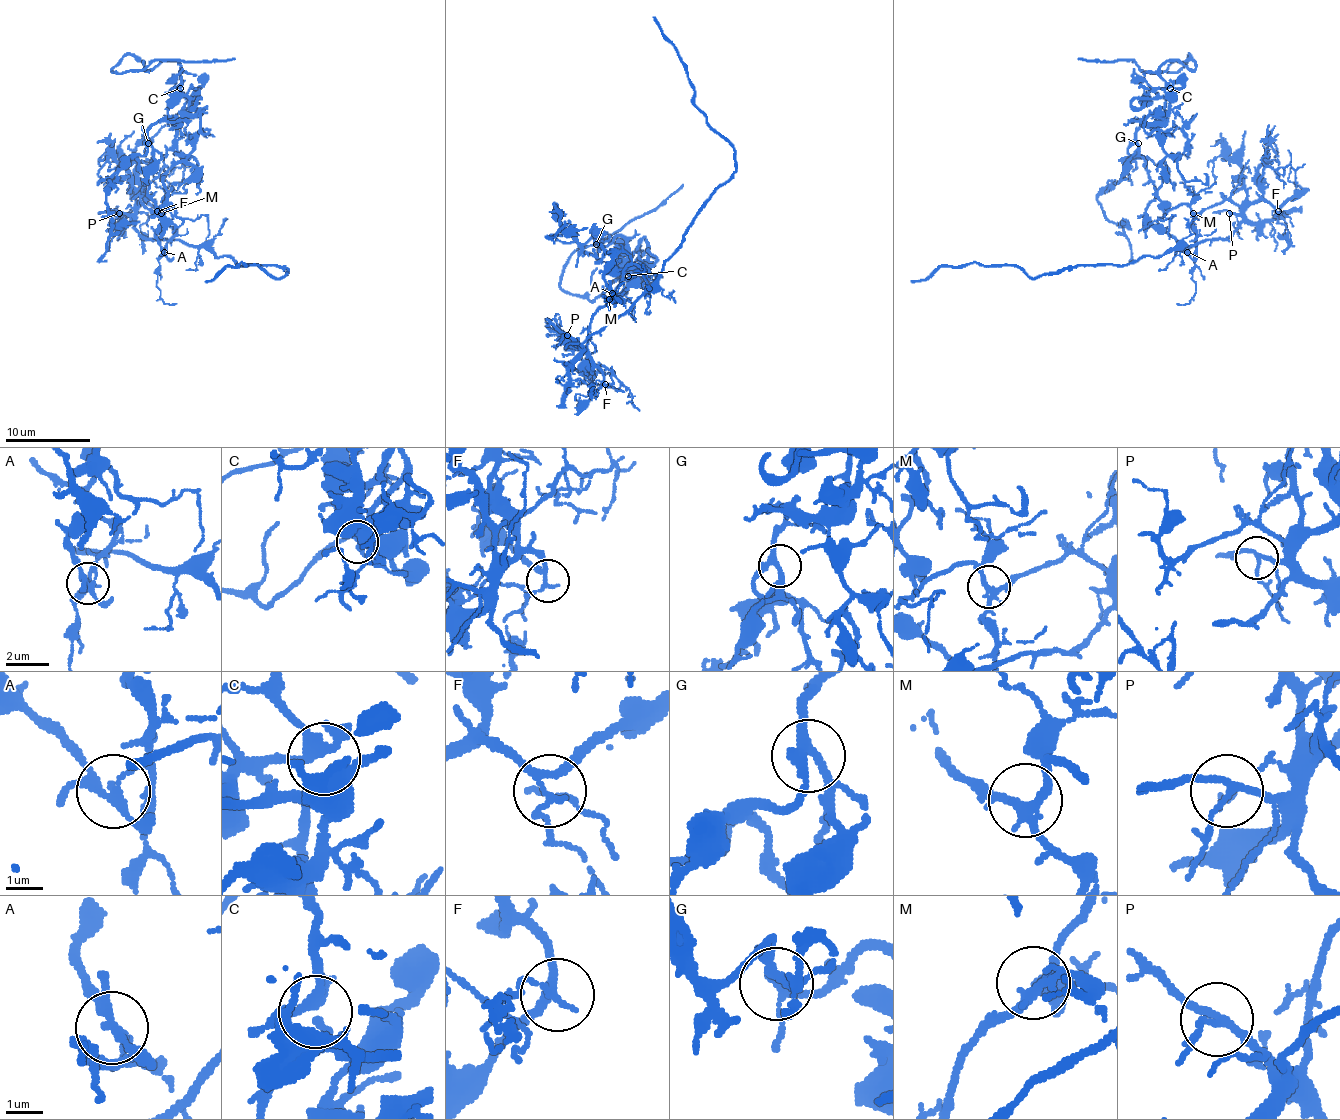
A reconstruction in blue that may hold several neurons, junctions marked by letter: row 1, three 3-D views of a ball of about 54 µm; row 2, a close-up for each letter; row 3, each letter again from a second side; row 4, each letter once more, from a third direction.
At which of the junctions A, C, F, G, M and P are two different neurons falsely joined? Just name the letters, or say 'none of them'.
A

